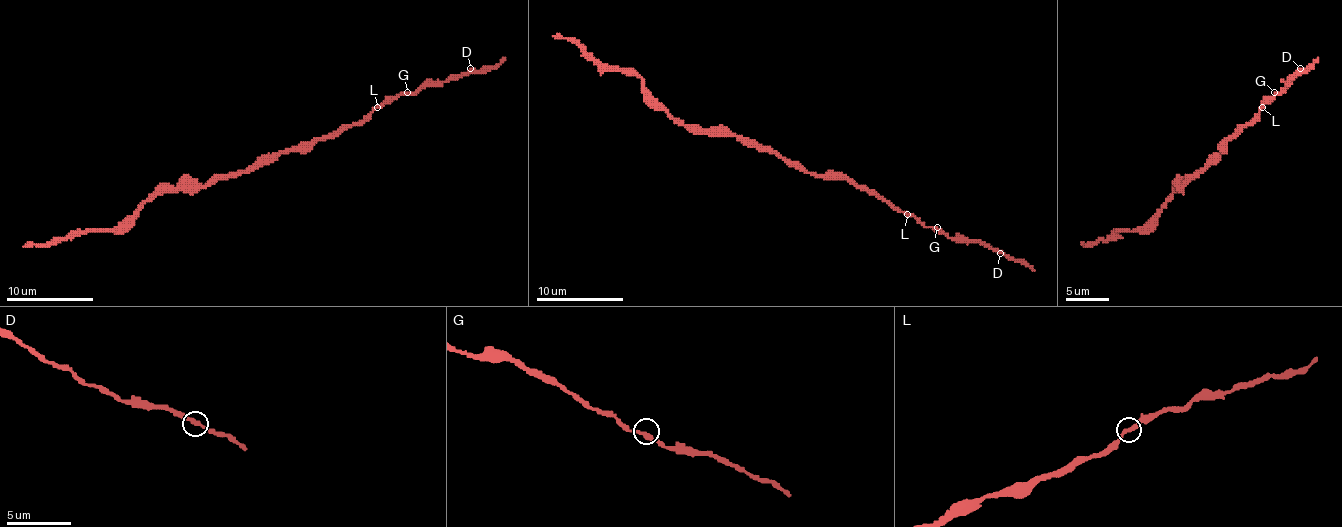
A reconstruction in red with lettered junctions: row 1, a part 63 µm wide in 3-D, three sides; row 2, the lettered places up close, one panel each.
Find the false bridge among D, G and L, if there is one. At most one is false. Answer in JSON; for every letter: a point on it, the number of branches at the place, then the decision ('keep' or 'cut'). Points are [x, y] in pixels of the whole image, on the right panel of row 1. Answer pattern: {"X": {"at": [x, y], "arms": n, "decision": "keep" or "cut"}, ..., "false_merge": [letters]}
{"D": {"at": [1300, 68], "arms": 2, "decision": "keep"}, "G": {"at": [1274, 92], "arms": 2, "decision": "keep"}, "L": {"at": [1262, 107], "arms": 2, "decision": "keep"}, "false_merge": []}

